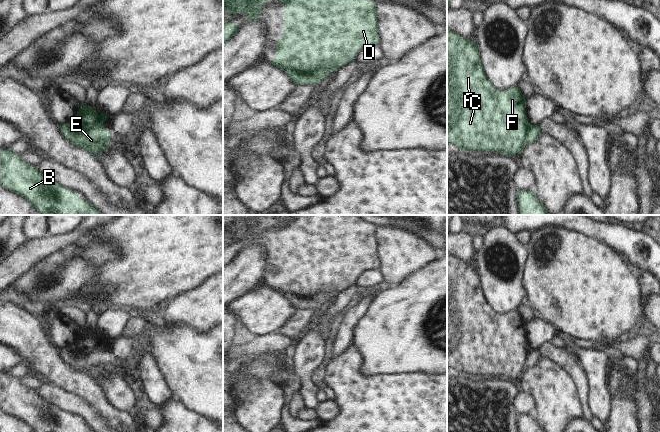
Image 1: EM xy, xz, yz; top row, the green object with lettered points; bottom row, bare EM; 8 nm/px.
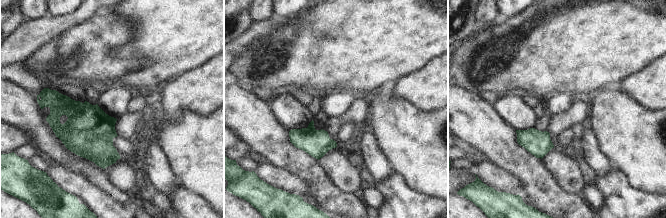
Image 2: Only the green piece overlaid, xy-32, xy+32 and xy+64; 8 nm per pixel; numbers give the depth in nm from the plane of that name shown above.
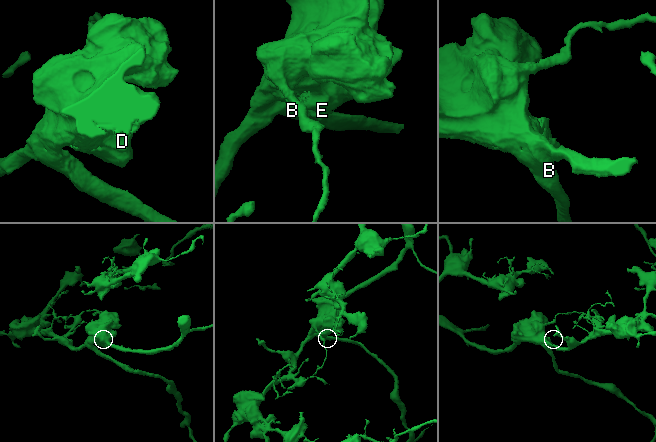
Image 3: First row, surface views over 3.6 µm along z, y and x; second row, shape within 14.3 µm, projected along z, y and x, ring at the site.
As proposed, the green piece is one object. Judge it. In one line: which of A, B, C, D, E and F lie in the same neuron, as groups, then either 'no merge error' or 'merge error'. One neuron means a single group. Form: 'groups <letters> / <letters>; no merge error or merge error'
groups A B C D F / E; merge error

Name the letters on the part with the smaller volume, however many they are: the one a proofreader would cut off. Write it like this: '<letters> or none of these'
E

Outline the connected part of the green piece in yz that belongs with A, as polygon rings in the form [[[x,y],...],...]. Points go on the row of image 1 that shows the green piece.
[[[447,28],[447,143],[449,145],[458,146],[461,151],[464,151],[465,149],[471,151],[492,151],[494,153],[504,153],[509,156],[522,153],[522,150],[526,145],[526,132],[528,128],[528,118],[526,116],[525,108],[526,99],[518,87],[501,91],[497,89],[488,79],[482,66],[480,50],[476,42],[461,37]]]

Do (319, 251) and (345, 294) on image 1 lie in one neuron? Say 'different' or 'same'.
different

